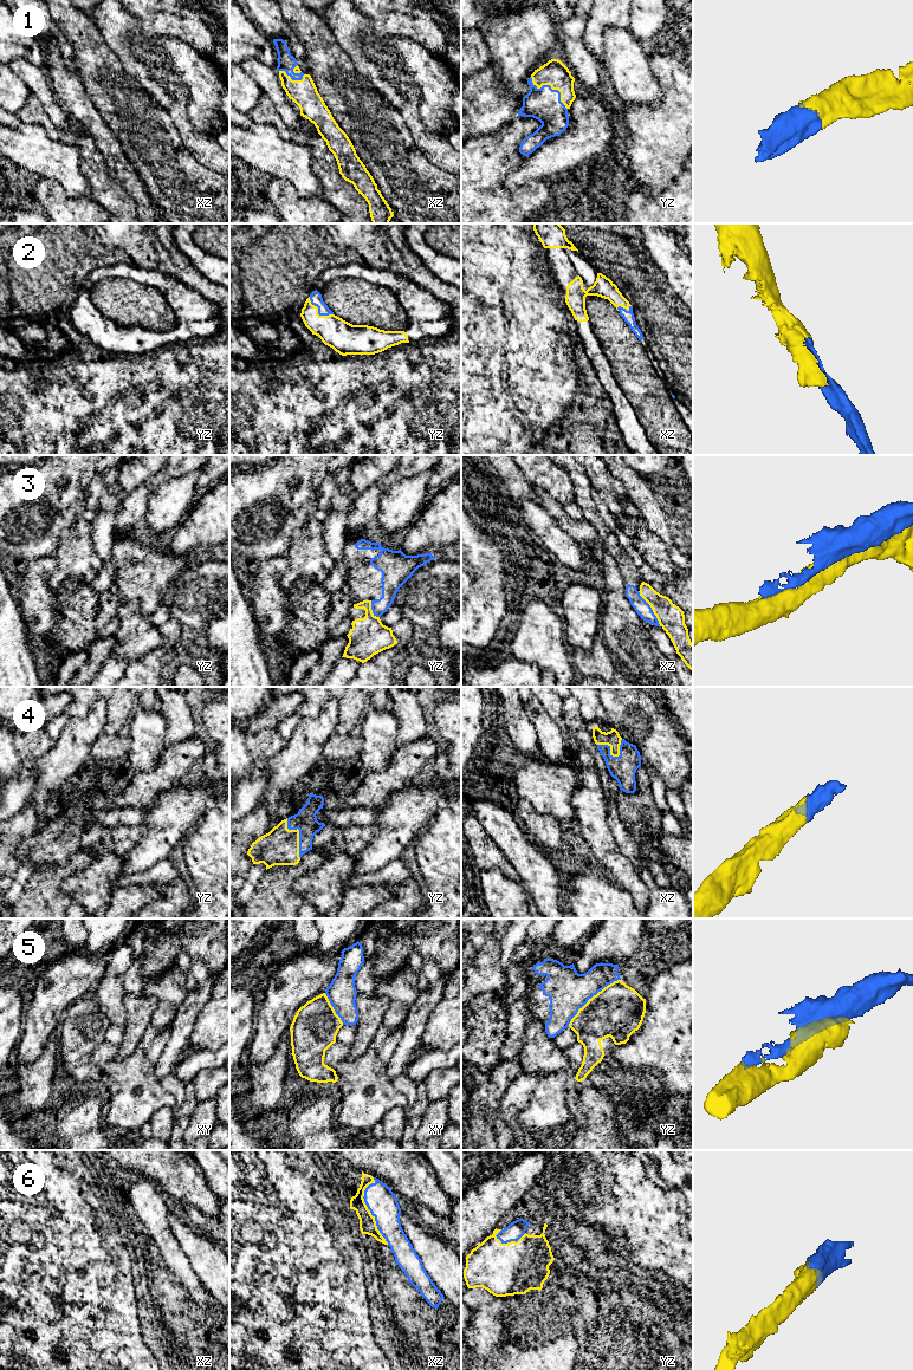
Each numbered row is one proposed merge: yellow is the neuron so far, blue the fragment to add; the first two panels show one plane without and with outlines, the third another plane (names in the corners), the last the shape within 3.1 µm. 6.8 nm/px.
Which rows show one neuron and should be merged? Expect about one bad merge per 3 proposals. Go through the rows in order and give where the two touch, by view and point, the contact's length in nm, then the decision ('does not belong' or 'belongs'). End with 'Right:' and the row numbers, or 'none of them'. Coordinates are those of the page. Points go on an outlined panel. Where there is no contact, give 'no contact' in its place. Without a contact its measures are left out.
1: yz (552, 89) | 340 nm | belongs
2: yz (317, 312) | 200 nm | belongs
3: xz (652, 609) | 280 nm | does not belong
4: yz (298, 833) | 280 nm | belongs
5: yz (591, 998) | 480 nm | does not belong
6: xz (369, 1211) | 460 nm | belongs
Right: 1, 2, 4, 6

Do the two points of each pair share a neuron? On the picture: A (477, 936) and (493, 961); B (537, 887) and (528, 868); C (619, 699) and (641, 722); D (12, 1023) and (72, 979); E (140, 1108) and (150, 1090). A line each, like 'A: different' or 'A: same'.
A: different
B: same
C: same
D: different
E: same

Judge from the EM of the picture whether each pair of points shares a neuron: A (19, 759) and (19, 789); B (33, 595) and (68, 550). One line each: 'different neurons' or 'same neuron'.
A: same neuron
B: different neurons

